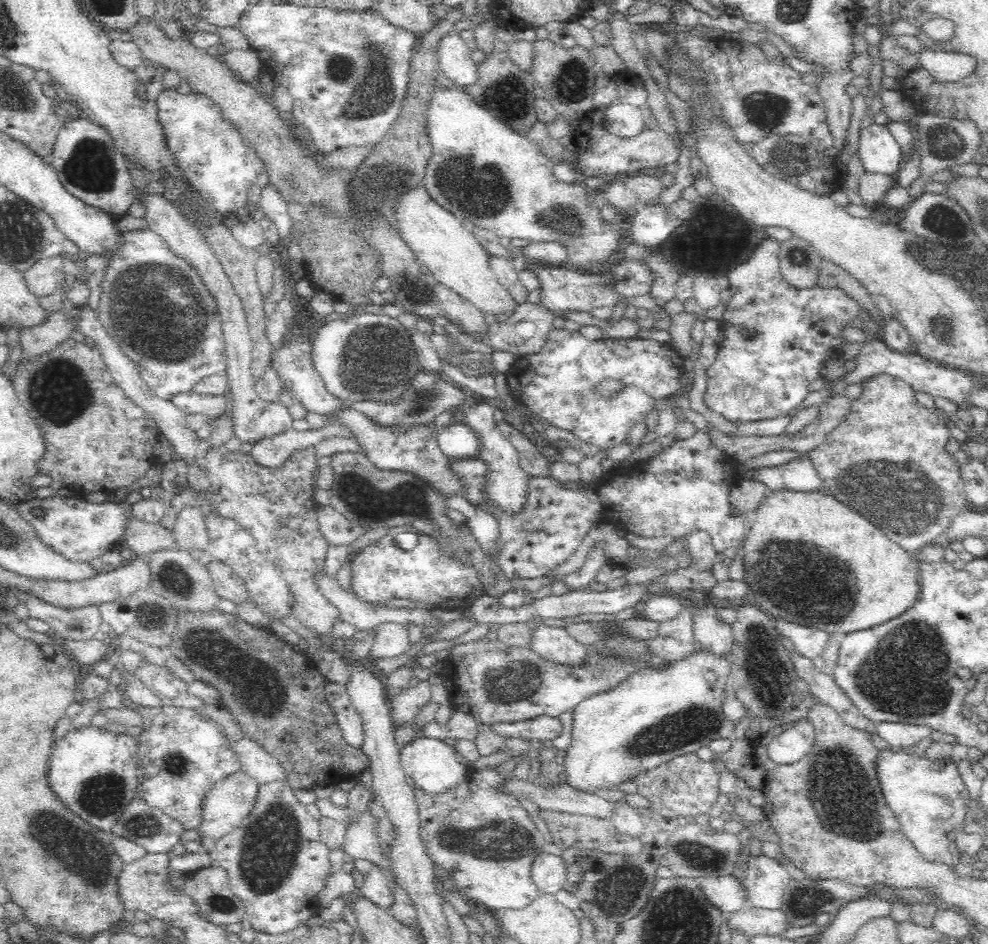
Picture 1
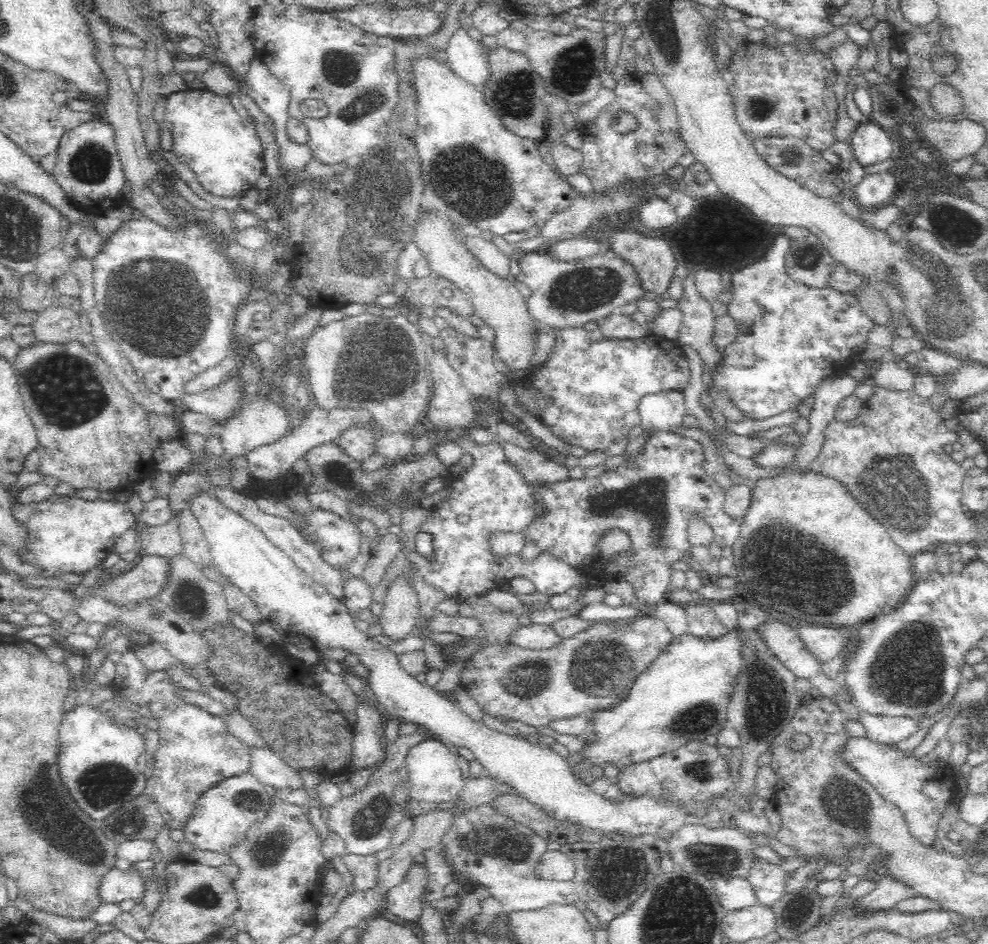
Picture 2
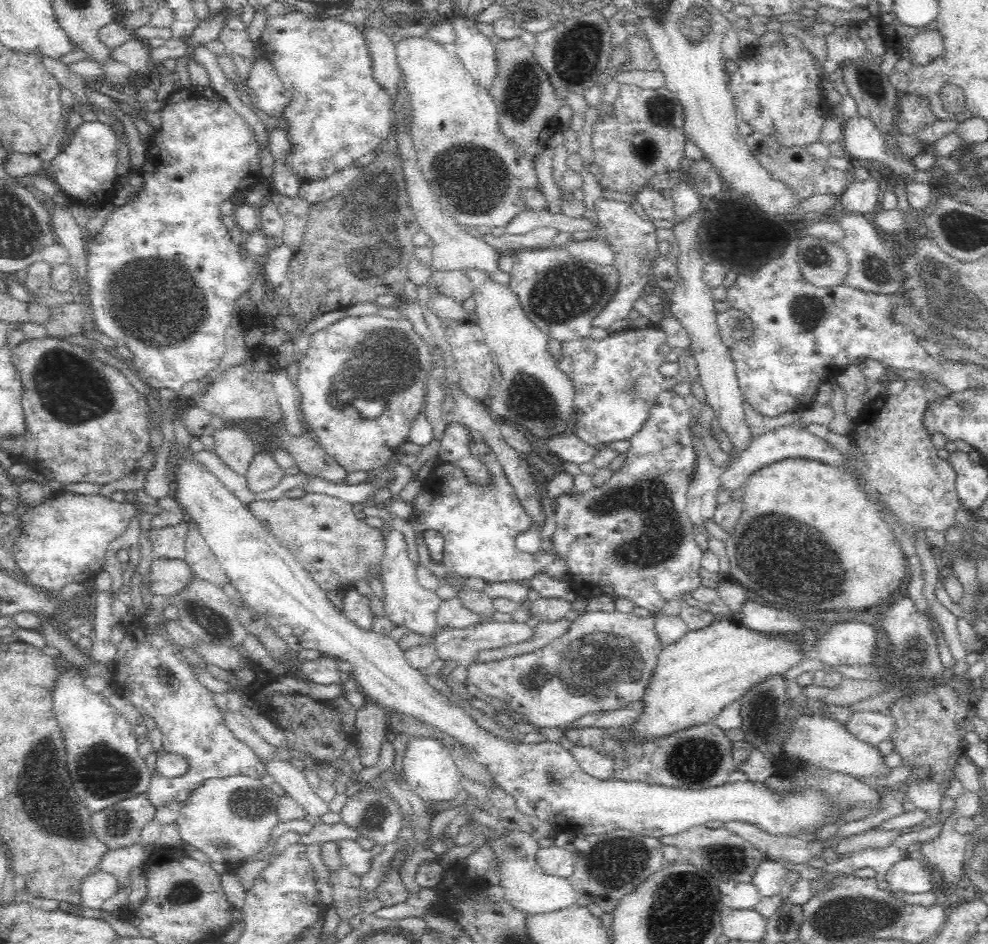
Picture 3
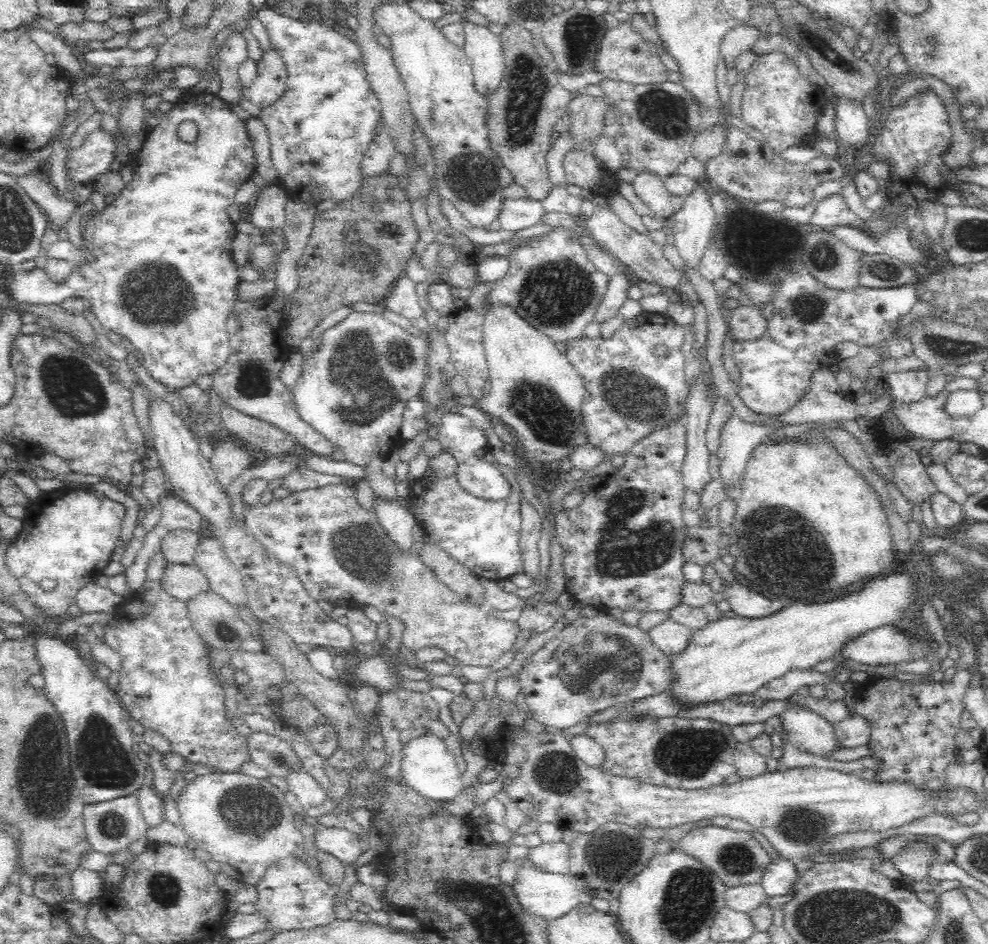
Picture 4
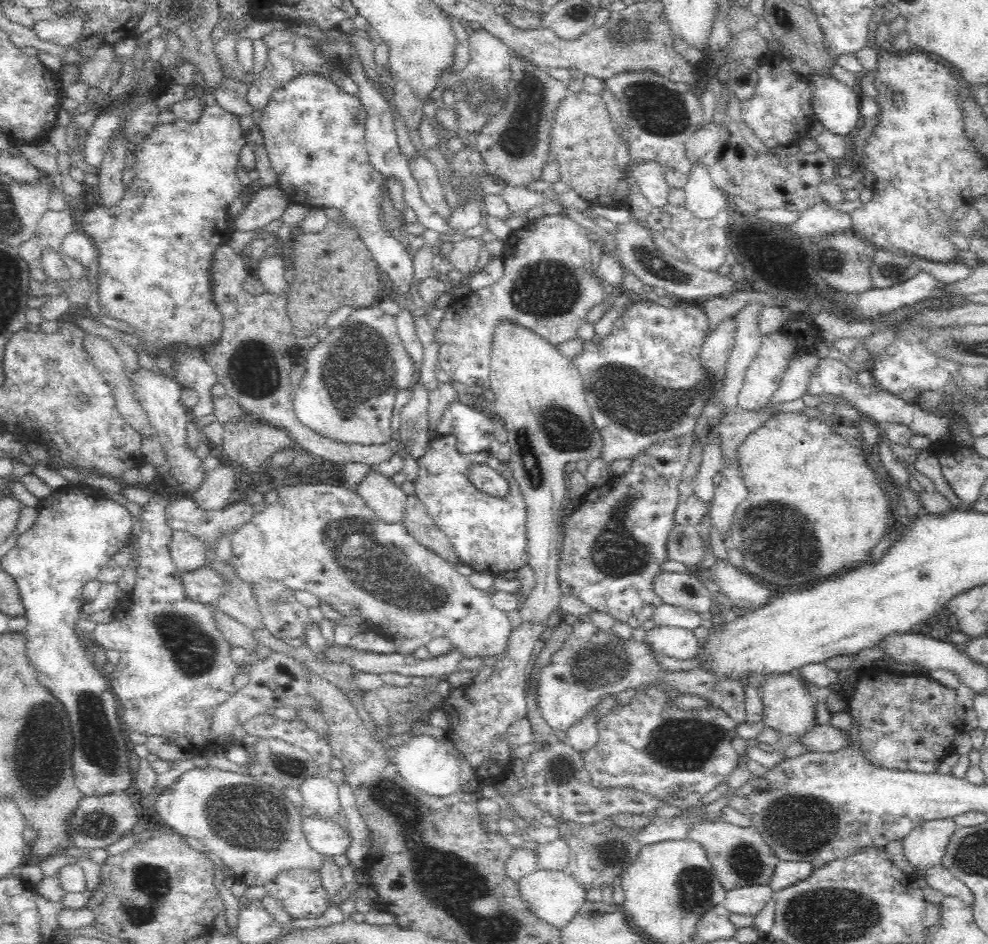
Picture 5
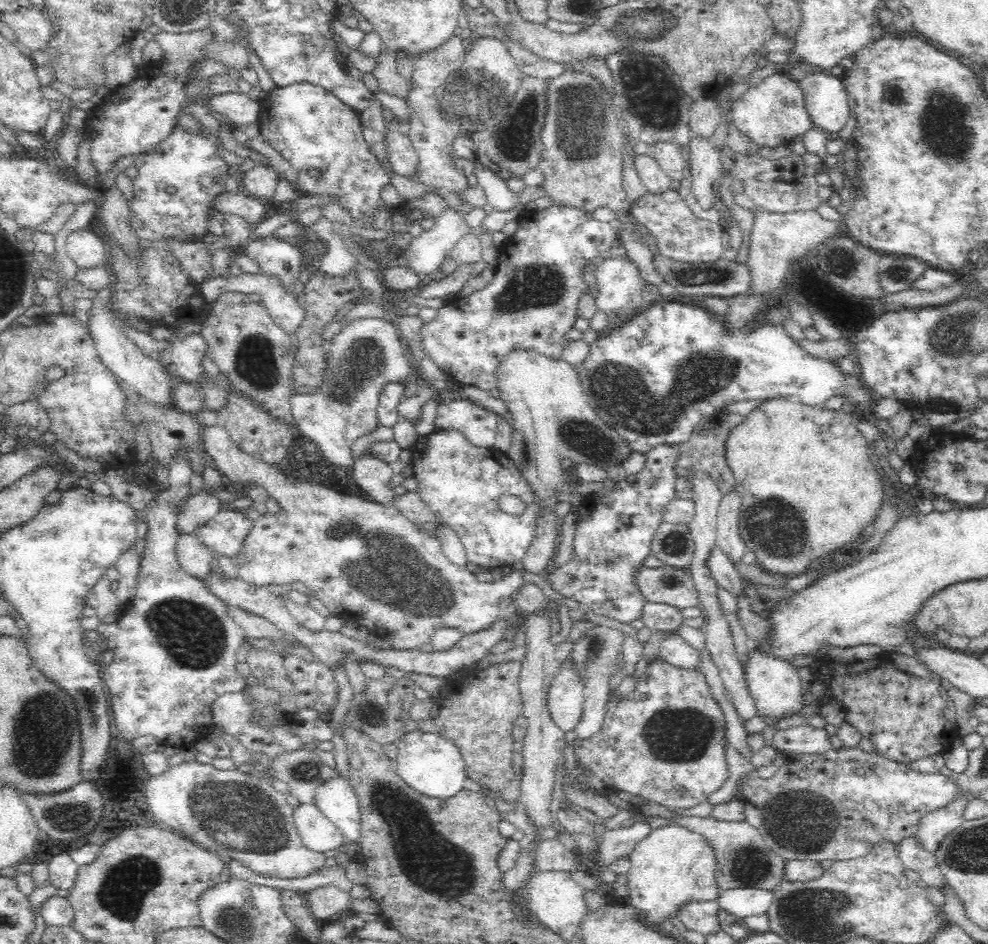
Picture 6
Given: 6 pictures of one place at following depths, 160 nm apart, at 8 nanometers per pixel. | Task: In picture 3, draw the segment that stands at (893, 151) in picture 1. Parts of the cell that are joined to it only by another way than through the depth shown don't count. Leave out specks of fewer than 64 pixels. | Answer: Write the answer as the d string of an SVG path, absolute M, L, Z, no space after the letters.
M860 114L846 119L842 145L857 164L888 166L896 175L912 174L914 167L894 155L874 123Z

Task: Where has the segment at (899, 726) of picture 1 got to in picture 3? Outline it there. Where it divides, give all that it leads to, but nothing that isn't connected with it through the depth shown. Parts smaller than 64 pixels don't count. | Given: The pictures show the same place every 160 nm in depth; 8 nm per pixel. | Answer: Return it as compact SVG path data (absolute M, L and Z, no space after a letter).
M856 711L851 719L845 724L850 732L854 733L860 740L866 741L868 744L878 746L880 742L891 738L891 734L897 731L898 723L895 716L891 712L872 712L872 711Z

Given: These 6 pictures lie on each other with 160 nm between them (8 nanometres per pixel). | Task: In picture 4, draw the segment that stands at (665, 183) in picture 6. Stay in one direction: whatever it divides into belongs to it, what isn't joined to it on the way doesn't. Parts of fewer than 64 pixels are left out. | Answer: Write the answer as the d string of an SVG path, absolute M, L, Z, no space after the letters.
M641 172L631 184L636 196L649 206L655 217L669 217L676 212L673 196L668 192L663 178L650 172Z

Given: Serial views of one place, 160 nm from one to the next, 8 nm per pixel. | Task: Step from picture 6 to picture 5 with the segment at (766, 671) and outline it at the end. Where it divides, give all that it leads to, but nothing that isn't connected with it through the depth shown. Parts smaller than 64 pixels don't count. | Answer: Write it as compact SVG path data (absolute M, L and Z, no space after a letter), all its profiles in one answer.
M785 674L778 678L762 679L763 689L760 690L763 699L763 723L768 728L773 728L782 734L783 737L790 736L801 740L802 737L809 735L819 724L816 722L815 703L808 691L803 689L799 681Z

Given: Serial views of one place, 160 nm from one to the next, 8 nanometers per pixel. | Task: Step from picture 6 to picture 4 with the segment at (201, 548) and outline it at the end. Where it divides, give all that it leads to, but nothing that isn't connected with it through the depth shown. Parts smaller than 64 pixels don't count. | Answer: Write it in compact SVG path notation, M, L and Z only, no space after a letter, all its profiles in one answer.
M172 530L161 541L160 553L170 564L192 564L200 534L196 531Z

